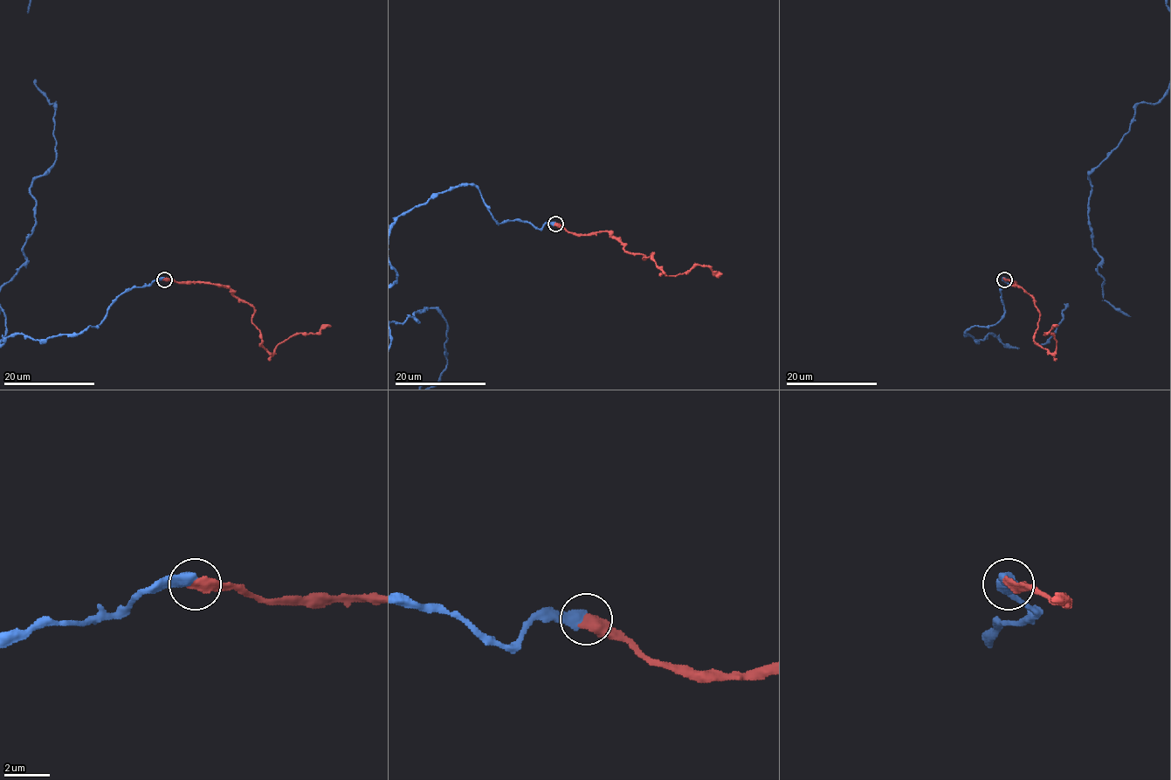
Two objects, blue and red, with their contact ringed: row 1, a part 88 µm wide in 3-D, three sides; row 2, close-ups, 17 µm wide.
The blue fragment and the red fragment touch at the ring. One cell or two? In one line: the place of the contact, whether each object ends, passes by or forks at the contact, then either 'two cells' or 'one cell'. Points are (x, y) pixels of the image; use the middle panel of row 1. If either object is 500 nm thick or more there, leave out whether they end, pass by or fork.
(555, 224) | two cells

